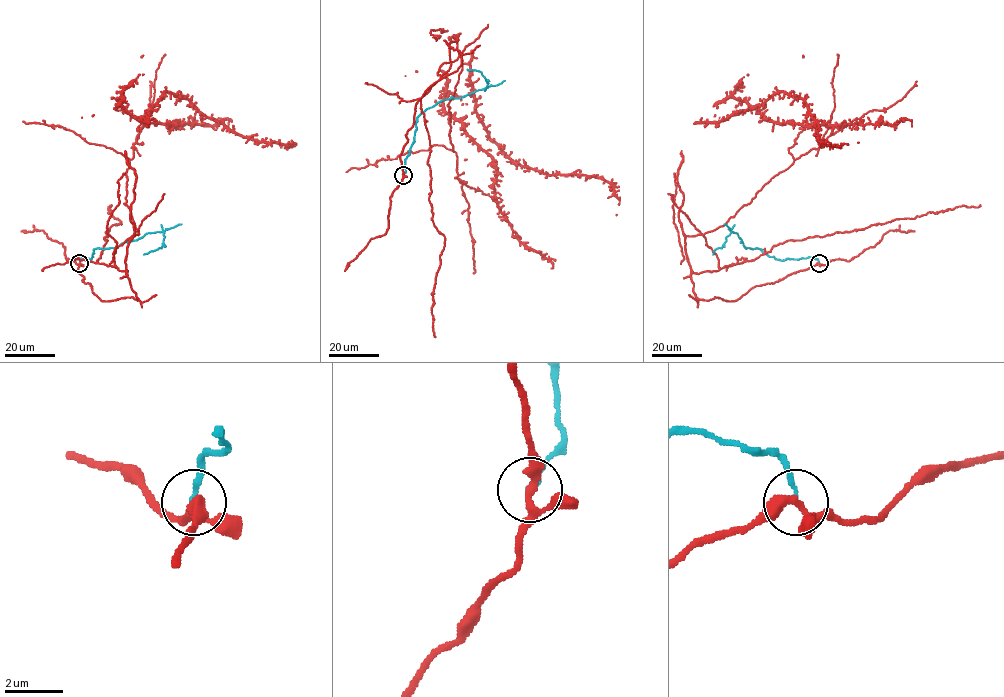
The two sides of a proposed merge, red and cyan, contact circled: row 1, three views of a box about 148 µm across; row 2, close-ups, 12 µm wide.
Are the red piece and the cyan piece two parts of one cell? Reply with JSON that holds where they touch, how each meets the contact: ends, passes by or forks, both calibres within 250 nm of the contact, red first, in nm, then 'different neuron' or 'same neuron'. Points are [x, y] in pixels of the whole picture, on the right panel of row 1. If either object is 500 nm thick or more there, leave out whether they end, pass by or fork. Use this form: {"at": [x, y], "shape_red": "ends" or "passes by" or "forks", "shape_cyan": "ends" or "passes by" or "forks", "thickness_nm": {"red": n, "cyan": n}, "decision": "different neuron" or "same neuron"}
{"at": [819, 263], "shape_red": "forks", "shape_cyan": "ends", "thickness_nm": {"red": 280, "cyan": 180}, "decision": "different neuron"}

